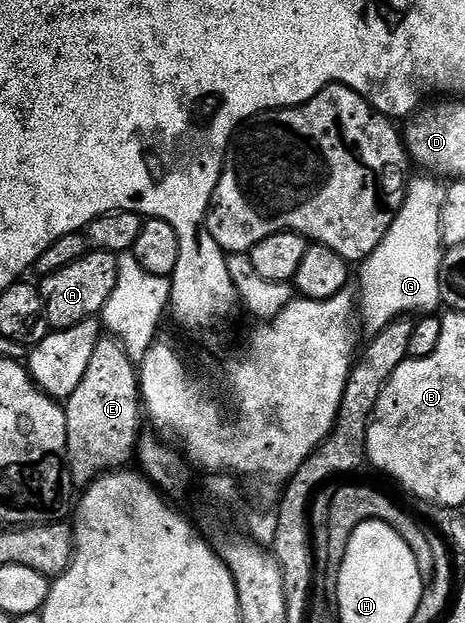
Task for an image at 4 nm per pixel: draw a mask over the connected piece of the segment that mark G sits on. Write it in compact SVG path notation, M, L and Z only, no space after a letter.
M420 174L420 179L410 180L407 196L385 237L377 245L377 249L367 259L362 260L363 272L358 272L357 283L363 286L357 295L357 311L361 316L361 323L371 330L371 333L383 331L394 323L396 319L406 316L407 311L423 311L419 313L435 313L441 307L441 285L439 274L445 248L443 245L443 234L441 233L441 209L445 205L447 187L440 180L426 174Z

